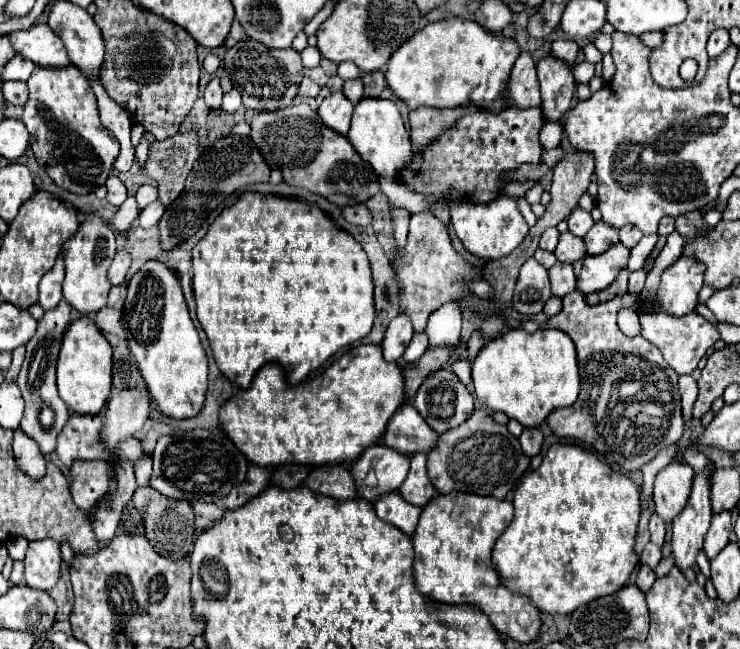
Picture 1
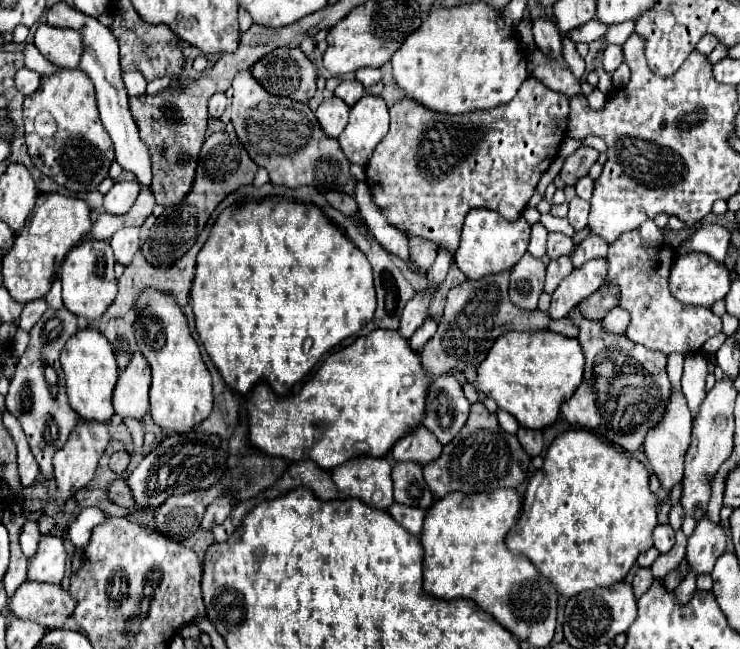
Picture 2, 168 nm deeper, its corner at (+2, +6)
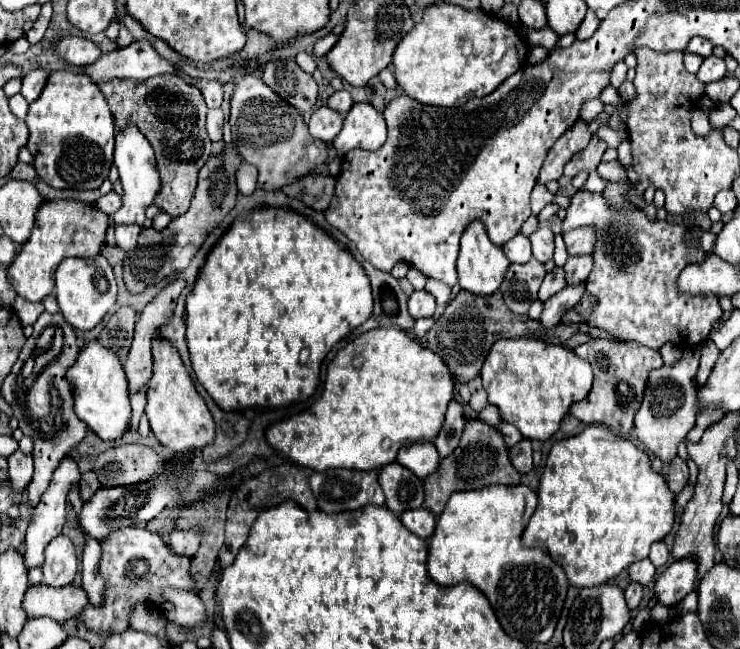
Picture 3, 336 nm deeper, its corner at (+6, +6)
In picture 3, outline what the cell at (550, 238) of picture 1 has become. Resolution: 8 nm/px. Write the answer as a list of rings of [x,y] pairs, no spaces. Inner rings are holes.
[[[517,233],[513,239],[509,239],[509,243],[503,245],[503,249],[507,249],[505,255],[511,263],[527,263],[531,259],[529,239],[523,233]]]

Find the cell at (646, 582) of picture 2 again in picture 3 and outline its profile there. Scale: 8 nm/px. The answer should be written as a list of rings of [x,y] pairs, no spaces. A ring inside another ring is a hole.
[[[631,583],[627,589],[625,589],[625,601],[627,601],[627,607],[631,611],[635,611],[641,603],[641,593],[643,593],[643,587],[639,583]]]

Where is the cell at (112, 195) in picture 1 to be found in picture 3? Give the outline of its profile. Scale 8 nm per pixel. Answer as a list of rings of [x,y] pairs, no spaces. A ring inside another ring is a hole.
[[[109,191],[107,195],[103,195],[103,197],[99,197],[99,201],[95,203],[97,205],[97,209],[101,209],[105,215],[113,215],[115,211],[119,211],[119,207],[121,207],[121,195],[119,193],[115,193],[115,191]]]

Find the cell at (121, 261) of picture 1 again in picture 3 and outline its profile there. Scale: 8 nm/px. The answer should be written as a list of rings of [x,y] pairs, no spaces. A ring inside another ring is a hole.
[[[117,225],[115,227],[115,239],[117,239],[117,245],[127,253],[131,251],[133,247],[137,247],[137,237],[141,233],[141,227],[139,225]]]

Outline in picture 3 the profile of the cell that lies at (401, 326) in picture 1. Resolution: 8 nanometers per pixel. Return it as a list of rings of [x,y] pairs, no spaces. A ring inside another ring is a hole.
[[[413,291],[413,295],[409,297],[409,313],[413,319],[421,319],[421,317],[433,317],[435,313],[435,299],[431,293],[423,291]]]

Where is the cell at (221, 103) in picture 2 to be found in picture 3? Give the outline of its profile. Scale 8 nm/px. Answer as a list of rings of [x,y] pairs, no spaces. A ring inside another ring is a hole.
[[[209,109],[207,113],[207,133],[211,141],[223,139],[223,111],[221,109]]]

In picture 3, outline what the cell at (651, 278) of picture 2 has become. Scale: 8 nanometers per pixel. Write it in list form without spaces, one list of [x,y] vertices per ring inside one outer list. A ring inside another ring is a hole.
[[[577,191],[567,207],[567,217],[563,219],[561,227],[563,231],[581,227],[581,225],[597,225],[605,227],[605,237],[597,237],[597,251],[593,251],[595,257],[595,267],[587,279],[587,291],[597,297],[597,307],[587,319],[587,325],[599,327],[607,333],[611,333],[617,341],[635,341],[651,349],[661,349],[667,341],[671,345],[681,345],[681,347],[699,347],[707,335],[711,325],[723,315],[717,297],[713,295],[701,295],[701,297],[691,297],[691,295],[677,295],[675,281],[679,273],[695,261],[701,261],[705,257],[705,251],[695,251],[689,249],[683,243],[683,235],[687,231],[685,225],[669,223],[669,221],[649,221],[647,215],[639,207],[627,207],[627,209],[617,209],[605,203],[605,199],[599,193],[585,193]]]

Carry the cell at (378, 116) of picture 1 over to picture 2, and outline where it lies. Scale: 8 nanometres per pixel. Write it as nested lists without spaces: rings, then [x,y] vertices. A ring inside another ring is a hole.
[[[365,95],[353,107],[349,123],[343,133],[337,137],[345,157],[351,163],[365,165],[373,147],[389,131],[389,109],[381,97]]]

